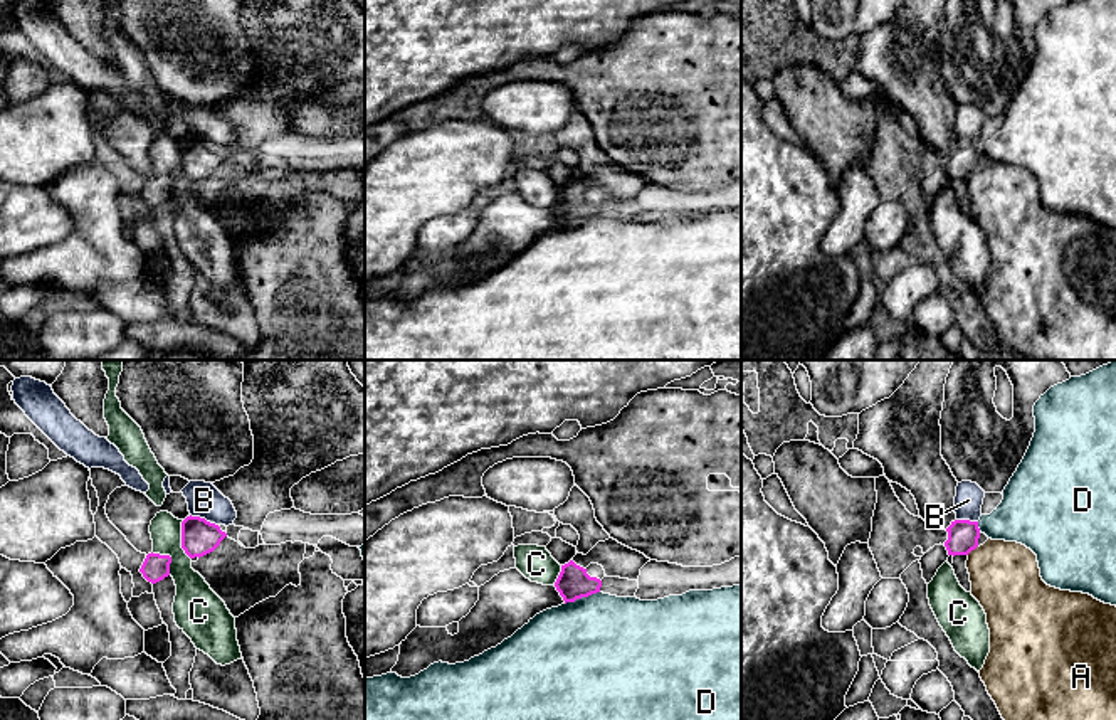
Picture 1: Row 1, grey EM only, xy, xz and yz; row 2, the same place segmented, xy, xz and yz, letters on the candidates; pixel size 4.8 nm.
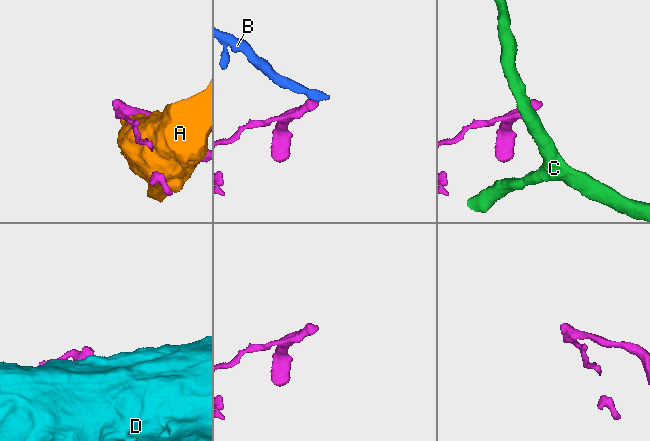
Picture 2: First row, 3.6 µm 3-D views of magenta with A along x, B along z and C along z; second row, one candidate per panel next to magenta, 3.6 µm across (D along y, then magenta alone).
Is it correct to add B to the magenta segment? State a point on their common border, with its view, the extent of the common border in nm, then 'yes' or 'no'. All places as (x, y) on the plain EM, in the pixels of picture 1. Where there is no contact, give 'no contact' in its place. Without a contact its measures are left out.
contact xy (204, 142); length 150 nm; no

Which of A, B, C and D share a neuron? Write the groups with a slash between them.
A / B / C / D

